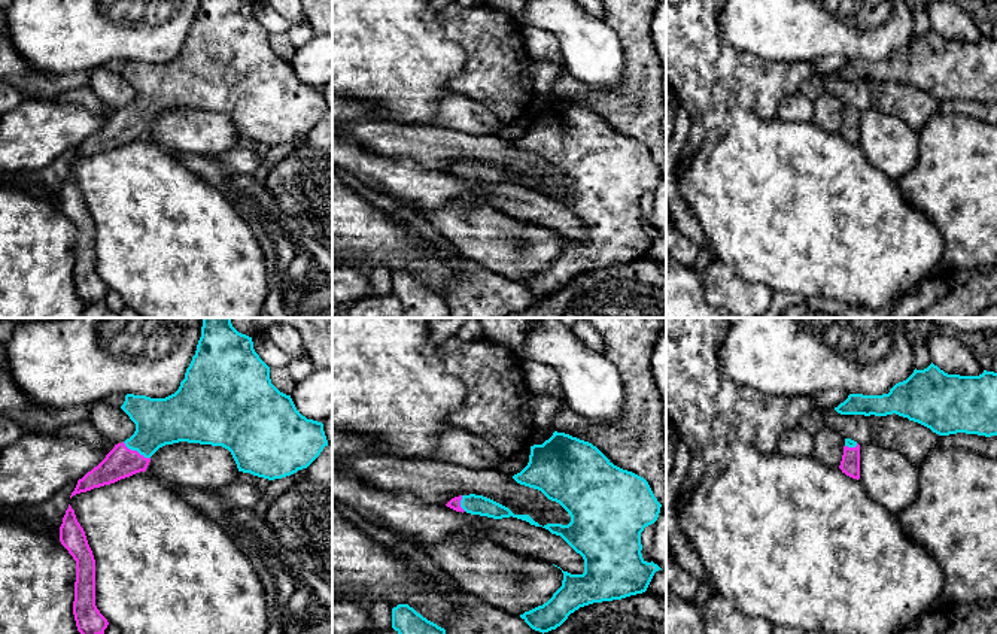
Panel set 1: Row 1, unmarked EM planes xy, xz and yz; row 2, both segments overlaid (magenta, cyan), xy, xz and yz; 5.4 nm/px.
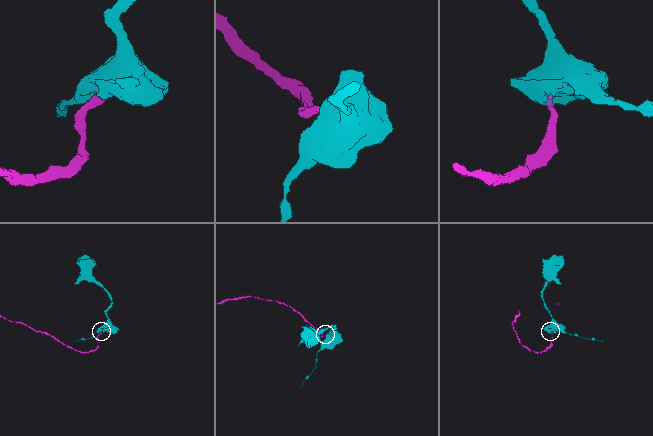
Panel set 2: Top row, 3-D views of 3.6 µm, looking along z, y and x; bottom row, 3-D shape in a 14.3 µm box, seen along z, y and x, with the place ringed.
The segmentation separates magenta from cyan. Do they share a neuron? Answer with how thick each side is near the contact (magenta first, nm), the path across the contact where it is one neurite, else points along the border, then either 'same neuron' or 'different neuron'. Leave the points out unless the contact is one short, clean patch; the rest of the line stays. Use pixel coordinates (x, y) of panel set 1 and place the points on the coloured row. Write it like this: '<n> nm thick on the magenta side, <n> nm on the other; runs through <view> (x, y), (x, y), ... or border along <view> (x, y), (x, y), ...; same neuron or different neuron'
170 nm thick on the magenta side, 260 nm on the other; runs through xy (119, 463), (136, 451), (158, 421); same neuron

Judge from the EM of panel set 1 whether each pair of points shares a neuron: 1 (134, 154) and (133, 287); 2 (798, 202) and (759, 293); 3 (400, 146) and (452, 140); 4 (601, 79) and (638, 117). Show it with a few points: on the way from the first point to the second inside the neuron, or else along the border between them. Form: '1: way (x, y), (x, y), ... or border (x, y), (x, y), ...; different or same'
1: way (134, 187), (131, 199), (133, 254); same
2: border (732, 266), (744, 281), (763, 282), (774, 293); different
3: way (413, 143), (438, 143); same
4: border (625, 60), (616, 90), (578, 79); different

